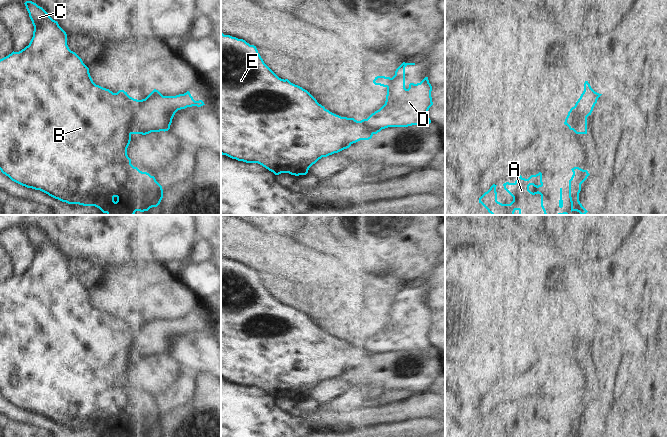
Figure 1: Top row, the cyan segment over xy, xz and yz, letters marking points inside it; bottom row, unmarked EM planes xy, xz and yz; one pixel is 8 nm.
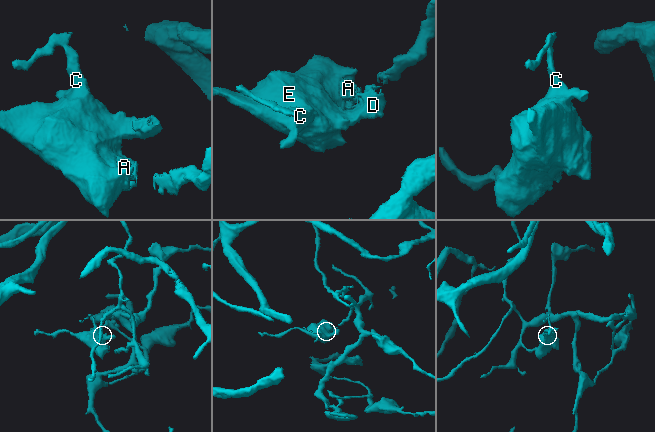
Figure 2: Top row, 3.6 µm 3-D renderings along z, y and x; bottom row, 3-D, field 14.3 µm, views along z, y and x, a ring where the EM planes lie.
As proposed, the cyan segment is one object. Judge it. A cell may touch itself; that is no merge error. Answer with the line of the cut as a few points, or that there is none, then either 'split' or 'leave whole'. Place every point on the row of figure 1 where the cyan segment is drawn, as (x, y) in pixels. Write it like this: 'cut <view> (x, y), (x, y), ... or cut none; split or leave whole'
cut xy (145, 99), (142, 106), (135, 106), (131, 116), (130, 133); split

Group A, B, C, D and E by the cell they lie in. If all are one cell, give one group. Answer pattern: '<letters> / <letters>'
A B C E / D

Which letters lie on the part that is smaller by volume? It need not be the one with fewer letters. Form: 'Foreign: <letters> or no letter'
Foreign: D

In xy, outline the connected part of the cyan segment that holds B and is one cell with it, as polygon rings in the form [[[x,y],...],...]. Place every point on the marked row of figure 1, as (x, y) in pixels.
[[[26,1],[26,9],[34,26],[33,37],[28,46],[19,52],[12,52],[8,56],[0,59],[0,170],[12,181],[35,190],[40,190],[49,196],[68,204],[79,204],[83,206],[95,206],[107,215],[134,215],[136,211],[148,211],[152,207],[157,207],[163,198],[162,186],[156,181],[154,176],[147,172],[140,171],[131,164],[131,159],[127,155],[127,148],[131,141],[131,116],[139,104],[145,104],[145,99],[137,100],[130,97],[124,90],[113,93],[109,89],[96,85],[89,73],[89,68],[82,59],[67,45],[67,34],[53,20],[49,14],[32,1]]]

